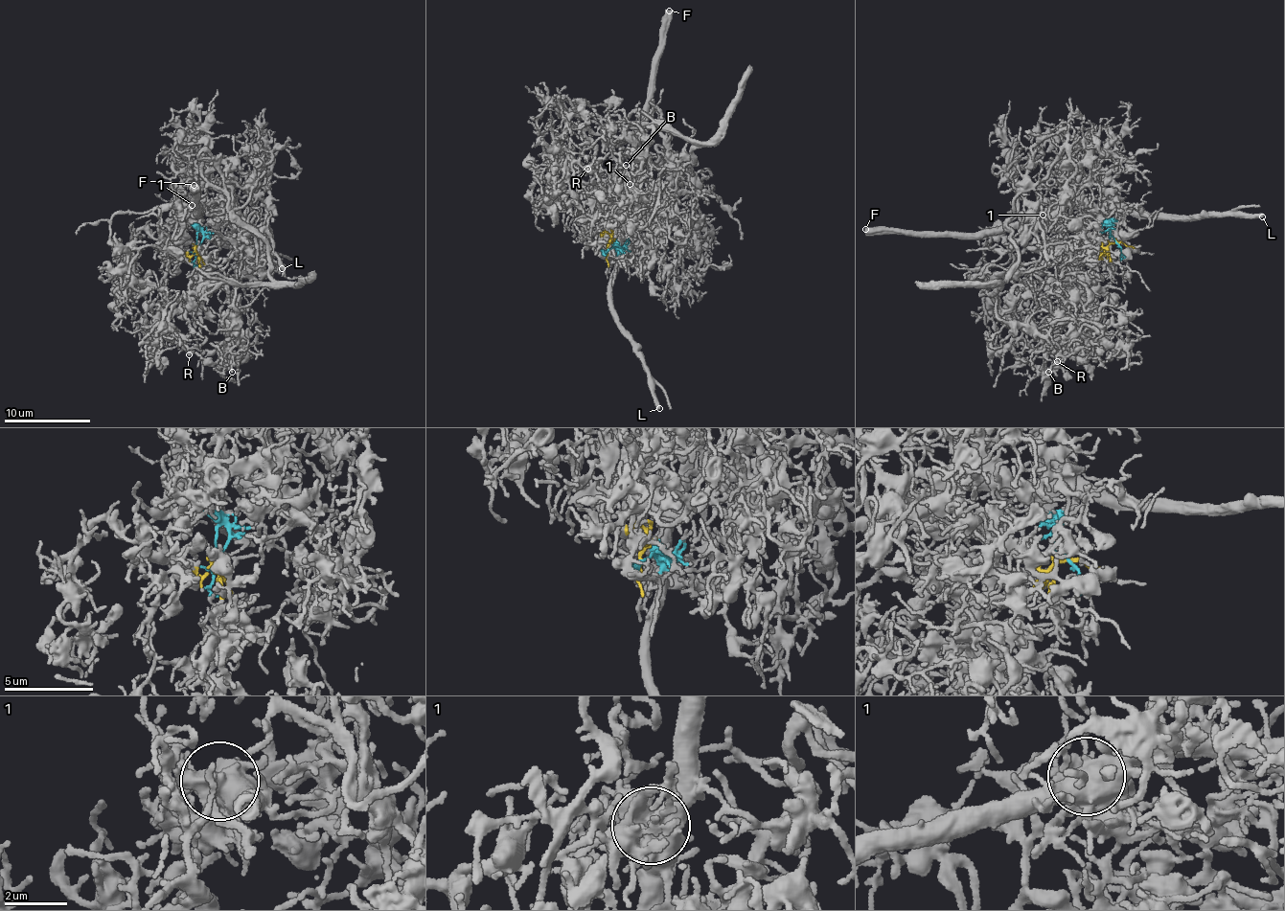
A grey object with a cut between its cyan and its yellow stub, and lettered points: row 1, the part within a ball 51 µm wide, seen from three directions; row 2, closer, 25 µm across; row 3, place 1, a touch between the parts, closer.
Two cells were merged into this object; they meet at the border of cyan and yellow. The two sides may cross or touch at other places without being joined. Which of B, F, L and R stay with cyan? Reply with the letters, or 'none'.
F, L

